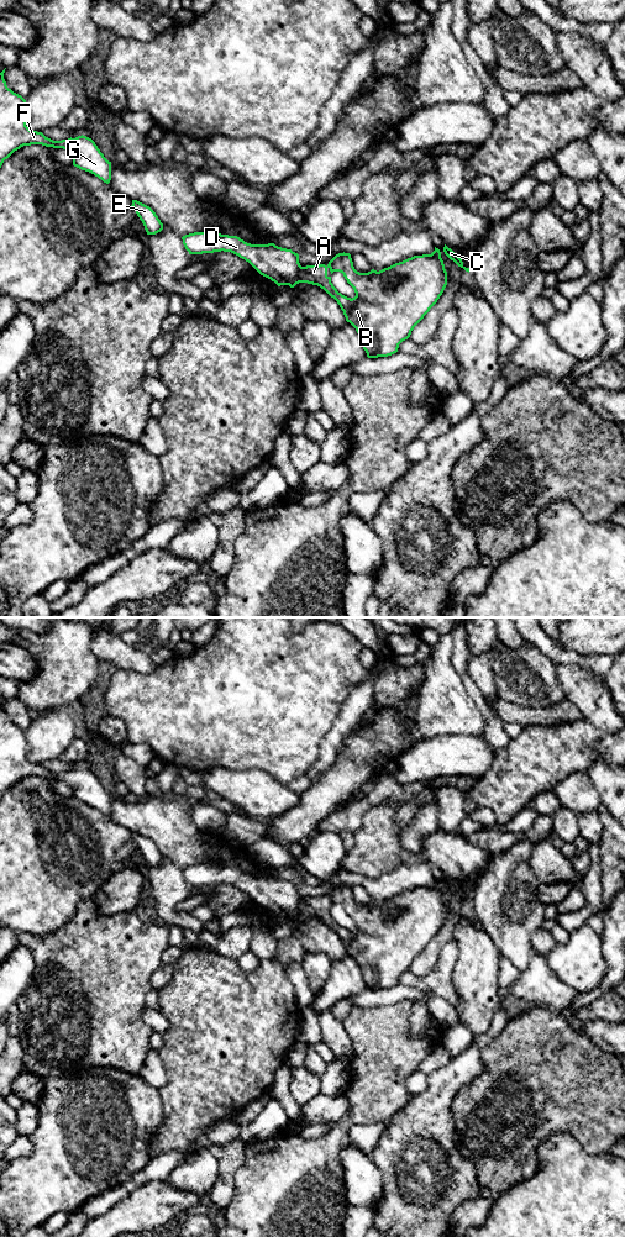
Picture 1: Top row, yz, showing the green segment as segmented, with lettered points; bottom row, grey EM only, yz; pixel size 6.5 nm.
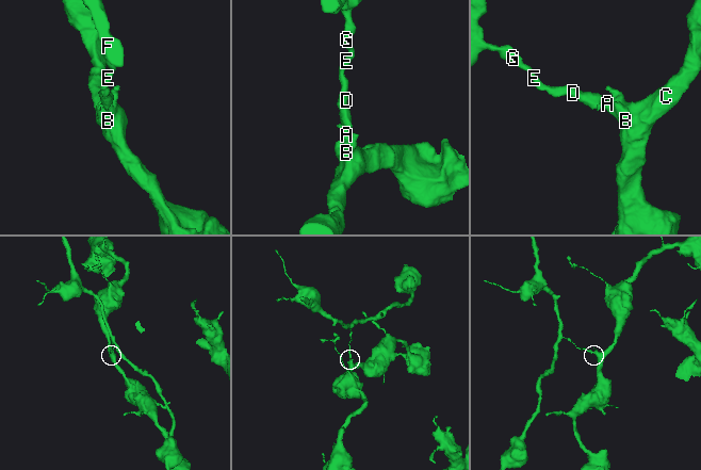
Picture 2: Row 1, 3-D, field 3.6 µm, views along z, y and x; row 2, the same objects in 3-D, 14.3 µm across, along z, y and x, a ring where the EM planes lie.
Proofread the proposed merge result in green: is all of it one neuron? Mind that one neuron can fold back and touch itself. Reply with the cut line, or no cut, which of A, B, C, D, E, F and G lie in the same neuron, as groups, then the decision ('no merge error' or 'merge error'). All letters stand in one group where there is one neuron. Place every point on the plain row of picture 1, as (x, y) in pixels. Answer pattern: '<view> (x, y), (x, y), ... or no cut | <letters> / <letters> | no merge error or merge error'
yz (302, 899), (299, 914) | A B C / D E F G | merge error

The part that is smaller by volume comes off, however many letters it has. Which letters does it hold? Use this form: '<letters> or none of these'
D, E, F, G

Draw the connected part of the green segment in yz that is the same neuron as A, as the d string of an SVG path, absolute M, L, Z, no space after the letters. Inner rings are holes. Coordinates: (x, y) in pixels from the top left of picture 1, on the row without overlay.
M435 879L431 886L414 888L395 895L379 904L372 901L359 905L354 901L350 885L336 886L327 898L301 899L300 915L317 917L324 921L340 937L346 953L359 967L363 981L368 990L388 989L398 984L399 977L408 972L414 959L424 951L430 941L437 935L447 917L441 884ZM327 904L340 904L353 920L356 928L347 930L337 923L331 915Z

